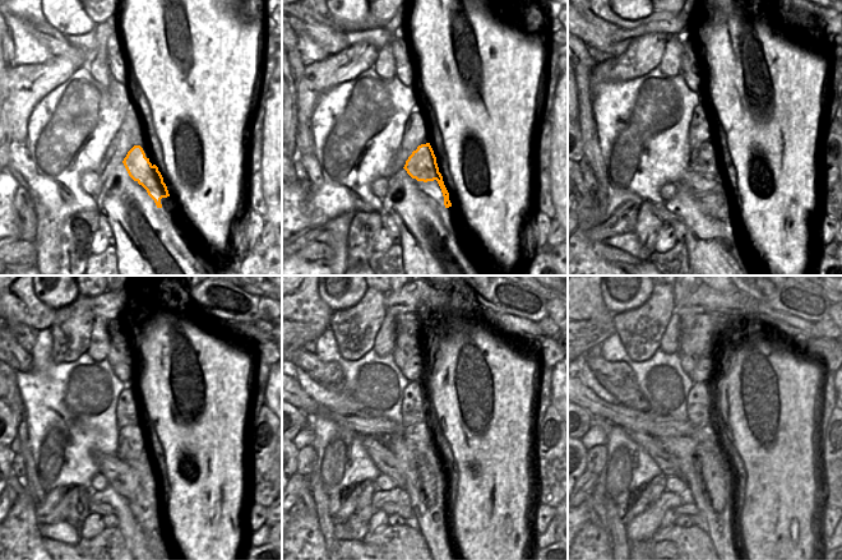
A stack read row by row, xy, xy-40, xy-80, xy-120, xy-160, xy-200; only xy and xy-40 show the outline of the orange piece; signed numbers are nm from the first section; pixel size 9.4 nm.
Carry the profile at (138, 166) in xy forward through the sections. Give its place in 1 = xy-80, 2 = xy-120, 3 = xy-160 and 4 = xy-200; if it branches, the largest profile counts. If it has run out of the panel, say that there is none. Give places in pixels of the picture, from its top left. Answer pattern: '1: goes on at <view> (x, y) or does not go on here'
1: goes on at xy-80 (704, 161)
2: goes on at xy-120 (132, 443)
3: goes on at xy-160 (419, 433)
4: goes on at xy-200 (704, 431)

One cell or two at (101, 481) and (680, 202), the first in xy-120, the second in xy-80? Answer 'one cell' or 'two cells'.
two cells

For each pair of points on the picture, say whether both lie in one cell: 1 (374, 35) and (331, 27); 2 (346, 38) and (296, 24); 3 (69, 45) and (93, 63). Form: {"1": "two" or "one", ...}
{"1": "one", "2": "one", "3": "two"}

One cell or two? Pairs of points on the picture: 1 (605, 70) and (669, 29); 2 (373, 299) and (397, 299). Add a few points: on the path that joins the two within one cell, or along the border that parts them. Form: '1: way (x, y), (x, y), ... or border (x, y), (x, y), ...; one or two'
1: border (666, 38), (661, 33), (643, 33), (632, 41); two
2: border (384, 294), (384, 310), (387, 313); two

